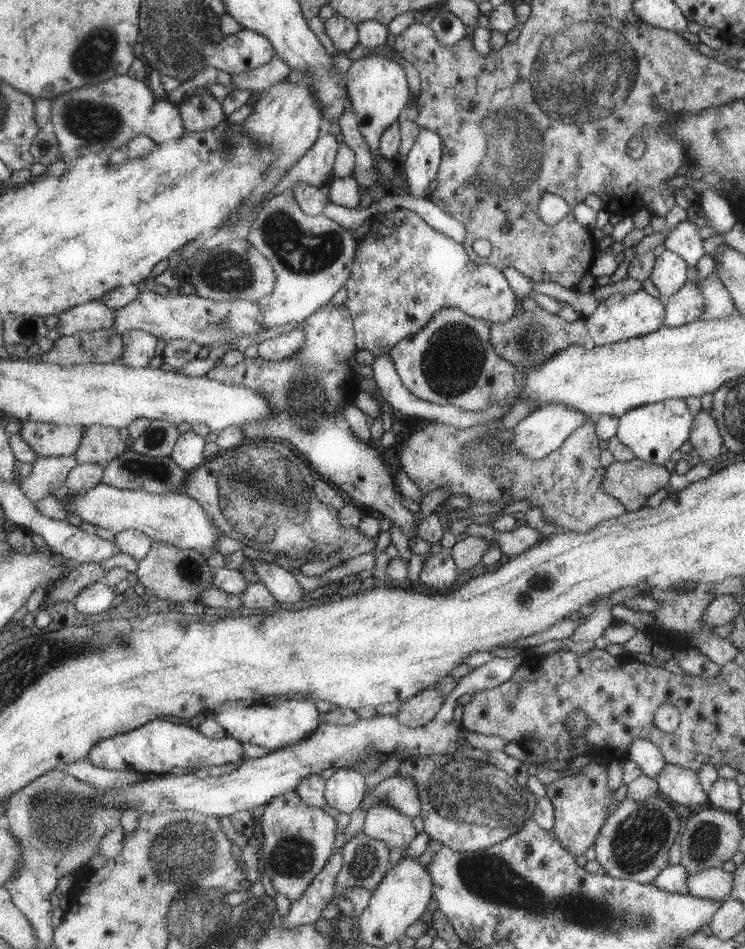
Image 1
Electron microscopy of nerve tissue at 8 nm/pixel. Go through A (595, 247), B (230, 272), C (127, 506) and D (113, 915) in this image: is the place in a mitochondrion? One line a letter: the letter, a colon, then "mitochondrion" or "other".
A: other
B: mitochondrion
C: other
D: other

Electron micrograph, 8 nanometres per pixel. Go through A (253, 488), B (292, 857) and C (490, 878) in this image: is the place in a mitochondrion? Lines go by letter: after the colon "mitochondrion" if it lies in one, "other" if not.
A: mitochondrion
B: mitochondrion
C: mitochondrion

